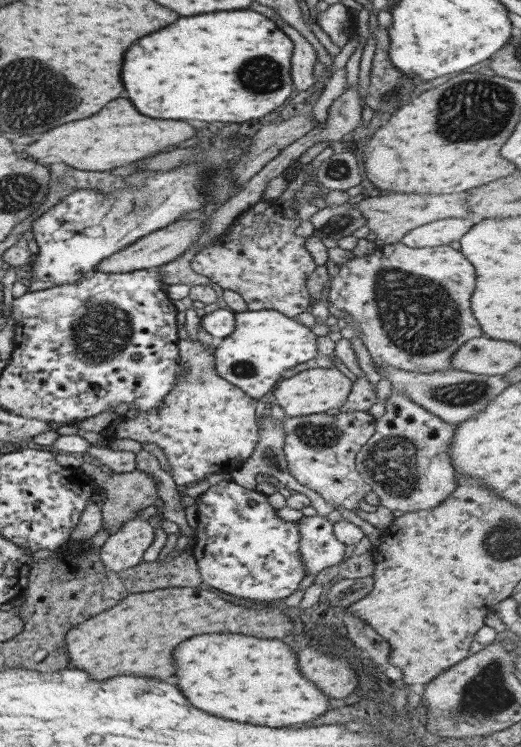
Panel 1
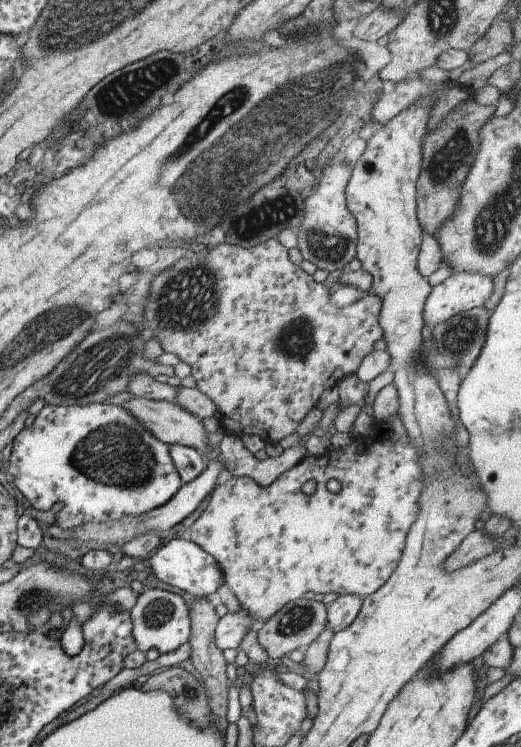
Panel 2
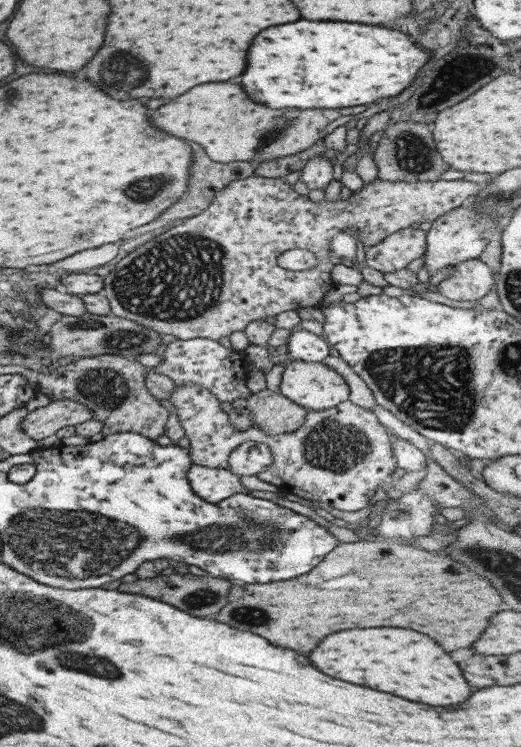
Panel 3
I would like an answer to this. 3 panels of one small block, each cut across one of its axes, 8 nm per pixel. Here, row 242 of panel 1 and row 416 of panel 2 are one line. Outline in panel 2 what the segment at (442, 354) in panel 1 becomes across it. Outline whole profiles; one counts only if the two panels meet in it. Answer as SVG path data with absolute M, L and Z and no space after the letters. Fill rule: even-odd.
M400 415L394 420L384 422L384 428L380 428L380 432L370 432L367 435L354 437L352 442L346 448L336 448L328 454L322 456L306 456L302 462L292 466L290 470L286 470L281 476L278 476L269 486L263 486L261 482L256 481L248 476L234 476L228 478L226 482L217 484L214 489L210 503L206 506L206 510L202 516L190 526L190 541L198 544L204 552L210 554L220 564L223 573L223 582L231 590L240 602L242 610L246 610L257 623L263 624L268 622L276 612L282 610L290 602L296 599L304 599L307 592L342 594L354 594L360 598L371 596L376 593L378 588L386 584L386 580L392 576L392 572L396 570L396 564L400 560L400 550L404 550L406 546L406 534L412 526L412 522L418 516L418 500L420 500L420 490L424 486L424 474L422 474L422 466L420 466L420 458L416 452L416 444L412 444L412 440L406 436L404 424ZM392 423L392 424L390 424ZM307 480L316 482L316 490L310 495L302 492L302 486ZM334 480L340 482L340 490L338 492L330 492L336 488Z

